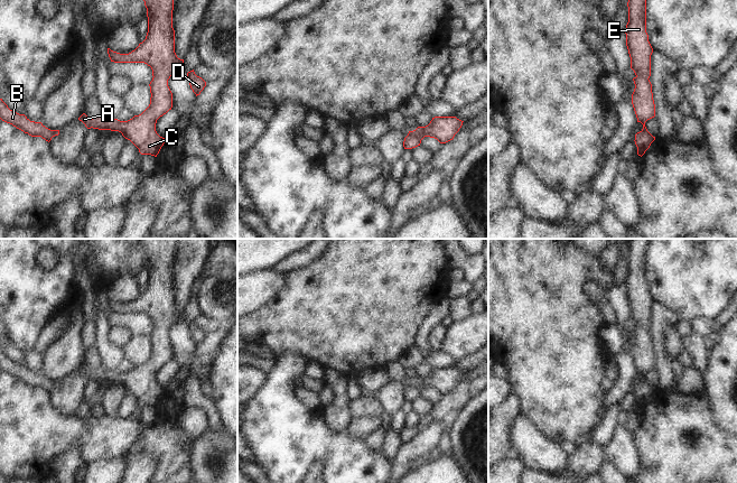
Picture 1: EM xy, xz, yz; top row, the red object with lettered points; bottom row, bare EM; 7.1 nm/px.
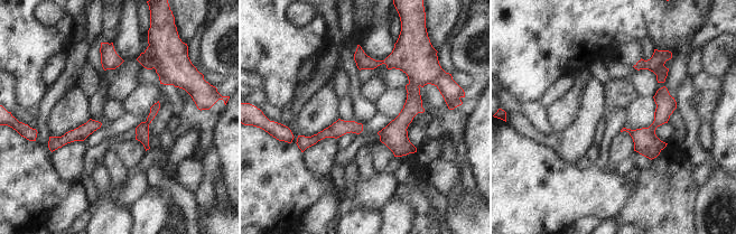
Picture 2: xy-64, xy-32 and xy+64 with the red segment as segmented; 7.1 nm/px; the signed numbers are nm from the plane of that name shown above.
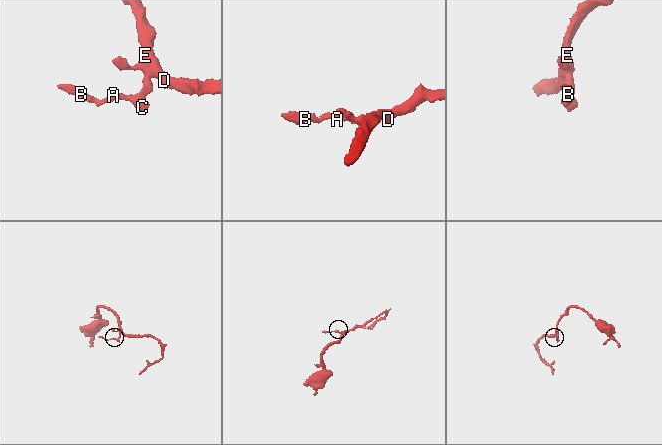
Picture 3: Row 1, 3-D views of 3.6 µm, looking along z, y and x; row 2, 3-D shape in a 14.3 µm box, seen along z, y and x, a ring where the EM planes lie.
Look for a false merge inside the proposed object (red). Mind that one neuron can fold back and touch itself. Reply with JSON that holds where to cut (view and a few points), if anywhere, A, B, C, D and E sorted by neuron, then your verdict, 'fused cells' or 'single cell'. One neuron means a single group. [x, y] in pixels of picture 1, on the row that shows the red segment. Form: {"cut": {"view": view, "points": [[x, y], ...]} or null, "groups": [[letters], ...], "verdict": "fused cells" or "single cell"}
{"cut": null, "groups": [["A", "B", "C", "D", "E"]], "verdict": "single cell"}

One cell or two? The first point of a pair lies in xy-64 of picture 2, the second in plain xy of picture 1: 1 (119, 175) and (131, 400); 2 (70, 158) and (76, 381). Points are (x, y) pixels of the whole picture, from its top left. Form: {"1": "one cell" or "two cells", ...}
{"1": "two cells", "2": "one cell"}

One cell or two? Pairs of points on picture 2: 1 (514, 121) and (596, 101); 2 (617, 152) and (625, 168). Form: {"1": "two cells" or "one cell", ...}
{"1": "one cell", "2": "two cells"}

